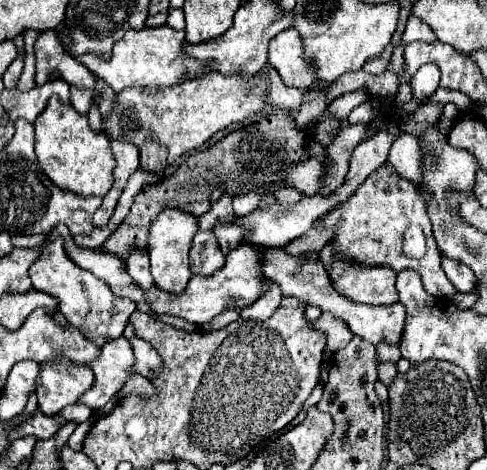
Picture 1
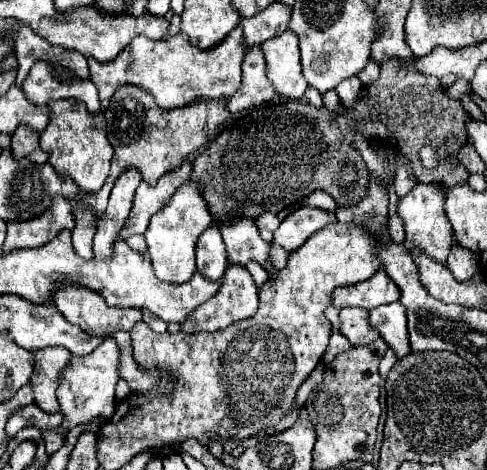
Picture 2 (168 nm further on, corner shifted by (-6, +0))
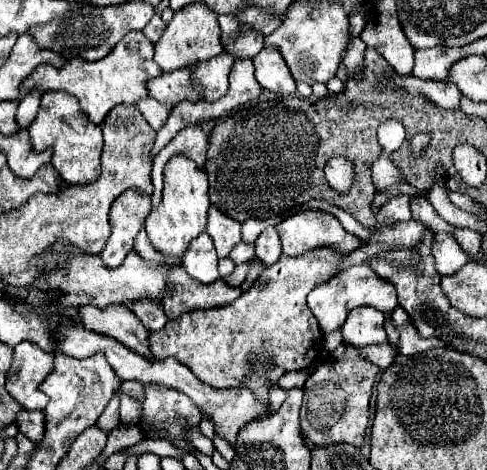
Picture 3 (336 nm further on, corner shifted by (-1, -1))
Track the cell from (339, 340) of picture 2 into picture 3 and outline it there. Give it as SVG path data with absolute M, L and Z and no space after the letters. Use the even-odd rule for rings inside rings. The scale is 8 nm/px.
M389 343L371 345L371 347L357 347L357 351L361 357L375 363L379 369L387 369L399 353L398 347L389 347Z

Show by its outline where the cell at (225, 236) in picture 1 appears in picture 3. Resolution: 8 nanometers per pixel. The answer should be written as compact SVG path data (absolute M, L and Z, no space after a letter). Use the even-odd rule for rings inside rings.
M267 227L255 241L255 255L265 263L265 265L273 265L277 263L277 259L281 257L281 243L279 243L279 235L275 231L275 227Z

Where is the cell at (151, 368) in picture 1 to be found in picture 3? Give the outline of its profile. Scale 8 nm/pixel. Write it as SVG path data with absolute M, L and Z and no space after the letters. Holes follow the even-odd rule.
M115 391L115 395L109 401L109 405L101 413L101 417L97 419L97 427L103 429L105 433L115 429L117 425L119 425L119 391Z

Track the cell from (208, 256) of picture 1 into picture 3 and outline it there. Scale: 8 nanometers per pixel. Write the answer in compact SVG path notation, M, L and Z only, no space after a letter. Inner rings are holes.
M201 233L191 241L187 253L183 255L183 267L199 283L213 283L219 279L217 253L207 233Z

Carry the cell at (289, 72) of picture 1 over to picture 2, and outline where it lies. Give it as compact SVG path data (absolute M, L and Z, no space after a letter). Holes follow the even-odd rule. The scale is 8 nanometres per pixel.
M286 30L284 34L266 40L260 48L264 50L266 76L274 86L276 94L300 100L308 84L302 76L298 38L290 34L290 30Z

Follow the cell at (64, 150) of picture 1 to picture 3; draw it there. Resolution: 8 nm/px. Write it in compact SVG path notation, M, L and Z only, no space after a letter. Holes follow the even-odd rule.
M63 91L43 93L39 113L29 125L29 133L31 133L35 152L39 153L48 148L53 149L51 163L67 185L93 183L99 177L101 149L103 149L101 127L89 121L89 117L81 111L79 101L73 95L67 95Z

